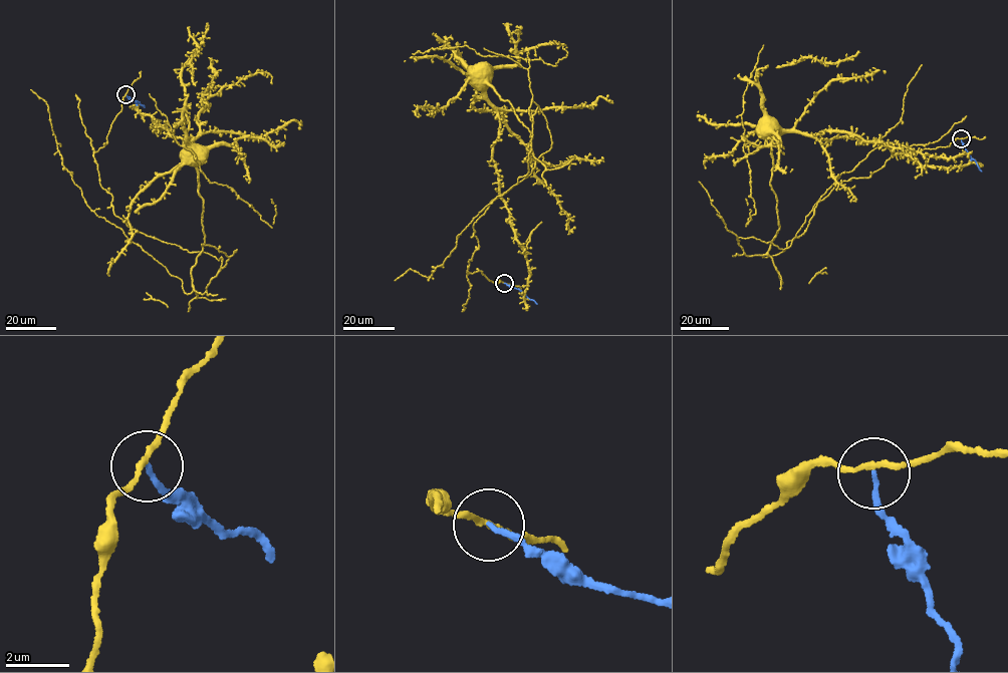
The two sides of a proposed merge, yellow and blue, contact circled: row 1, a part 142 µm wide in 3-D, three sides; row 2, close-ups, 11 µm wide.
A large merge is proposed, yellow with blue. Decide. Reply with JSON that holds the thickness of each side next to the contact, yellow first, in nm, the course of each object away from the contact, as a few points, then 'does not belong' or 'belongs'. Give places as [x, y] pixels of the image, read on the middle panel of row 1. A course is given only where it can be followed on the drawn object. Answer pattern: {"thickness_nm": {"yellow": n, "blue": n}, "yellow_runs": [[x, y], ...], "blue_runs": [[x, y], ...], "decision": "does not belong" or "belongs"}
{"thickness_nm": {"yellow": 160, "blue": 140}, "yellow_runs": [[503, 282], [468, 271], [473, 225], [551, 139], [533, 100], [526, 148], [530, 133], [480, 66]], "blue_runs": [[503, 283], [537, 304]], "decision": "does not belong"}

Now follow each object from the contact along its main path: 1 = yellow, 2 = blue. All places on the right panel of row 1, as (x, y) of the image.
1: (961, 138), (839, 183), (788, 248), (740, 237), (749, 256), (779, 229), (760, 129)
2: (961, 138), (981, 172)

